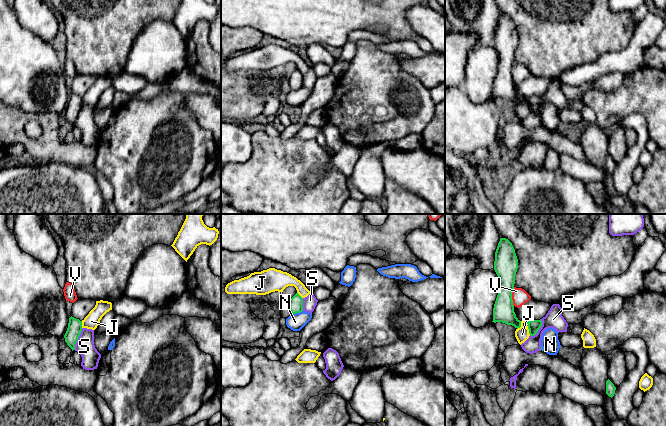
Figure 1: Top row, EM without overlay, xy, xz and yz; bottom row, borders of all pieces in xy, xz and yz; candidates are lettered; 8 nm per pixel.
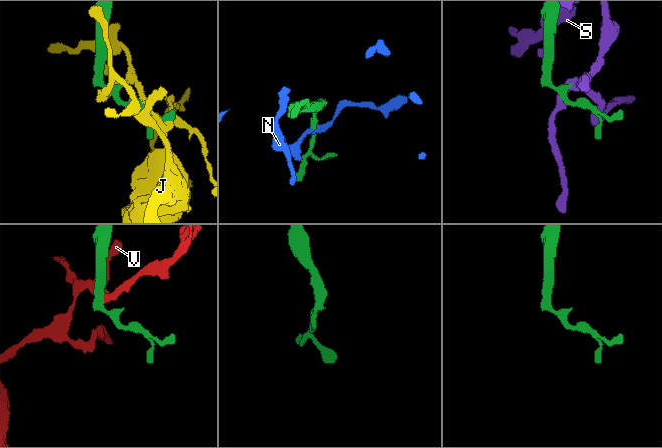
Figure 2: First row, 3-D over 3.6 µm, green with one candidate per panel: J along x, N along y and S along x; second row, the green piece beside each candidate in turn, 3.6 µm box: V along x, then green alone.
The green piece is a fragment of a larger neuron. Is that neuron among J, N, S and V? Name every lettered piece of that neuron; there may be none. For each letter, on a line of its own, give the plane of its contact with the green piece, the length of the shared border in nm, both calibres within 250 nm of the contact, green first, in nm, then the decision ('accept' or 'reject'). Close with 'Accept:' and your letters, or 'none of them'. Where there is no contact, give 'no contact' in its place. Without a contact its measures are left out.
J: contact in yz; length 110 nm; calibres 100 and 110 nm; reject
N: contact in xz; length 90 nm; calibres 110 and 140 nm; reject
S: contact in xy; length 190 nm; calibres 120 and 150 nm; reject
V: contact in yz; length 150 nm; calibres 190 and 130 nm; reject
Accept: none of them

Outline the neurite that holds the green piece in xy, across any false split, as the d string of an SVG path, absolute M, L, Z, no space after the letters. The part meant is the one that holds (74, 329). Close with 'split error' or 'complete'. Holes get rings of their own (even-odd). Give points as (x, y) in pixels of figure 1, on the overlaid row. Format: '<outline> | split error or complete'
M74 317L69 318L68 328L64 335L65 342L73 350L82 331L82 321Z | complete

